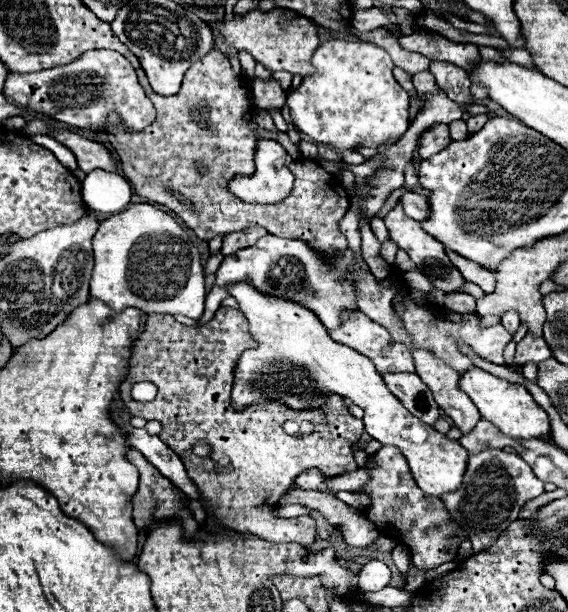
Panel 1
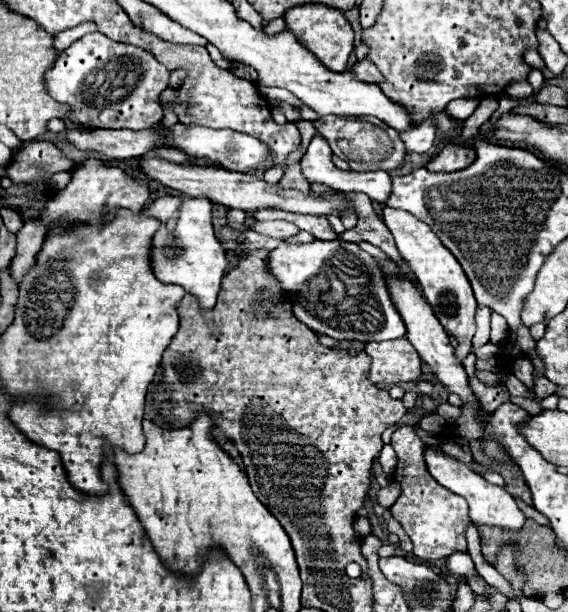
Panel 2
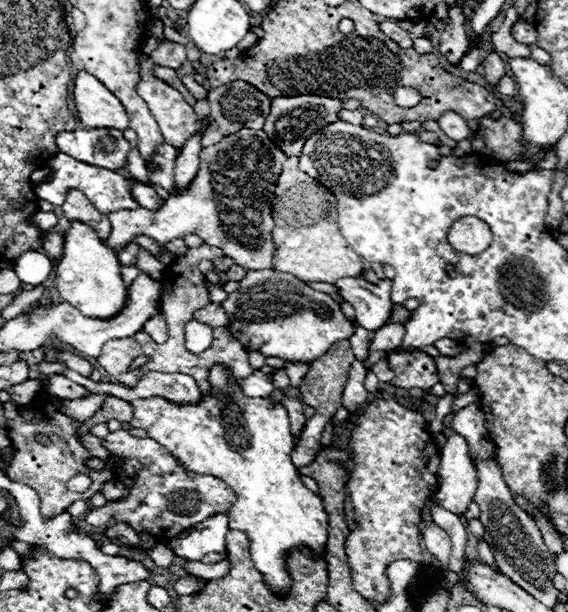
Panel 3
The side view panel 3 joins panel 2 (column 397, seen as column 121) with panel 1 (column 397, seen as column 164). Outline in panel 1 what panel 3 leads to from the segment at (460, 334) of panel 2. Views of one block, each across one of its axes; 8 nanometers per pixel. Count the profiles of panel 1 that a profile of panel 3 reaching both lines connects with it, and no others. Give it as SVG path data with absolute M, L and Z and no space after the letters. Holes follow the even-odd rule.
M400 202L388 212L388 216L384 218L384 222L386 222L386 226L388 226L390 238L392 238L402 250L408 252L408 256L414 260L414 264L418 266L418 270L420 270L422 274L426 274L426 276L430 278L430 282L432 282L438 290L442 290L442 292L458 292L458 288L464 284L464 278L460 276L460 272L452 266L452 262L448 260L448 256L444 254L442 242L434 240L434 236L430 236L428 232L424 232L422 226L420 226L420 222L408 218L408 216L404 214Z

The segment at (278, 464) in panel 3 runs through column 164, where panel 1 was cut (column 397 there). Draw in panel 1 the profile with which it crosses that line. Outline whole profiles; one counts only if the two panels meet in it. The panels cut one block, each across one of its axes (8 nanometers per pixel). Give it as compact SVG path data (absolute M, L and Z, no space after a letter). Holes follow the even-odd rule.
M246 280L228 284L226 290L238 300L240 310L248 320L250 334L258 342L256 348L246 350L236 362L230 400L234 410L276 400L302 412L320 408L328 394L338 394L342 398L350 398L364 410L364 430L374 440L400 448L420 490L430 496L440 496L456 490L458 484L462 484L468 462L466 448L454 440L448 440L432 426L422 424L422 420L416 416L410 416L410 412L402 408L402 402L390 396L390 390L376 372L374 364L356 350L330 340L326 328L318 316L314 316L314 312L298 302L266 296Z

